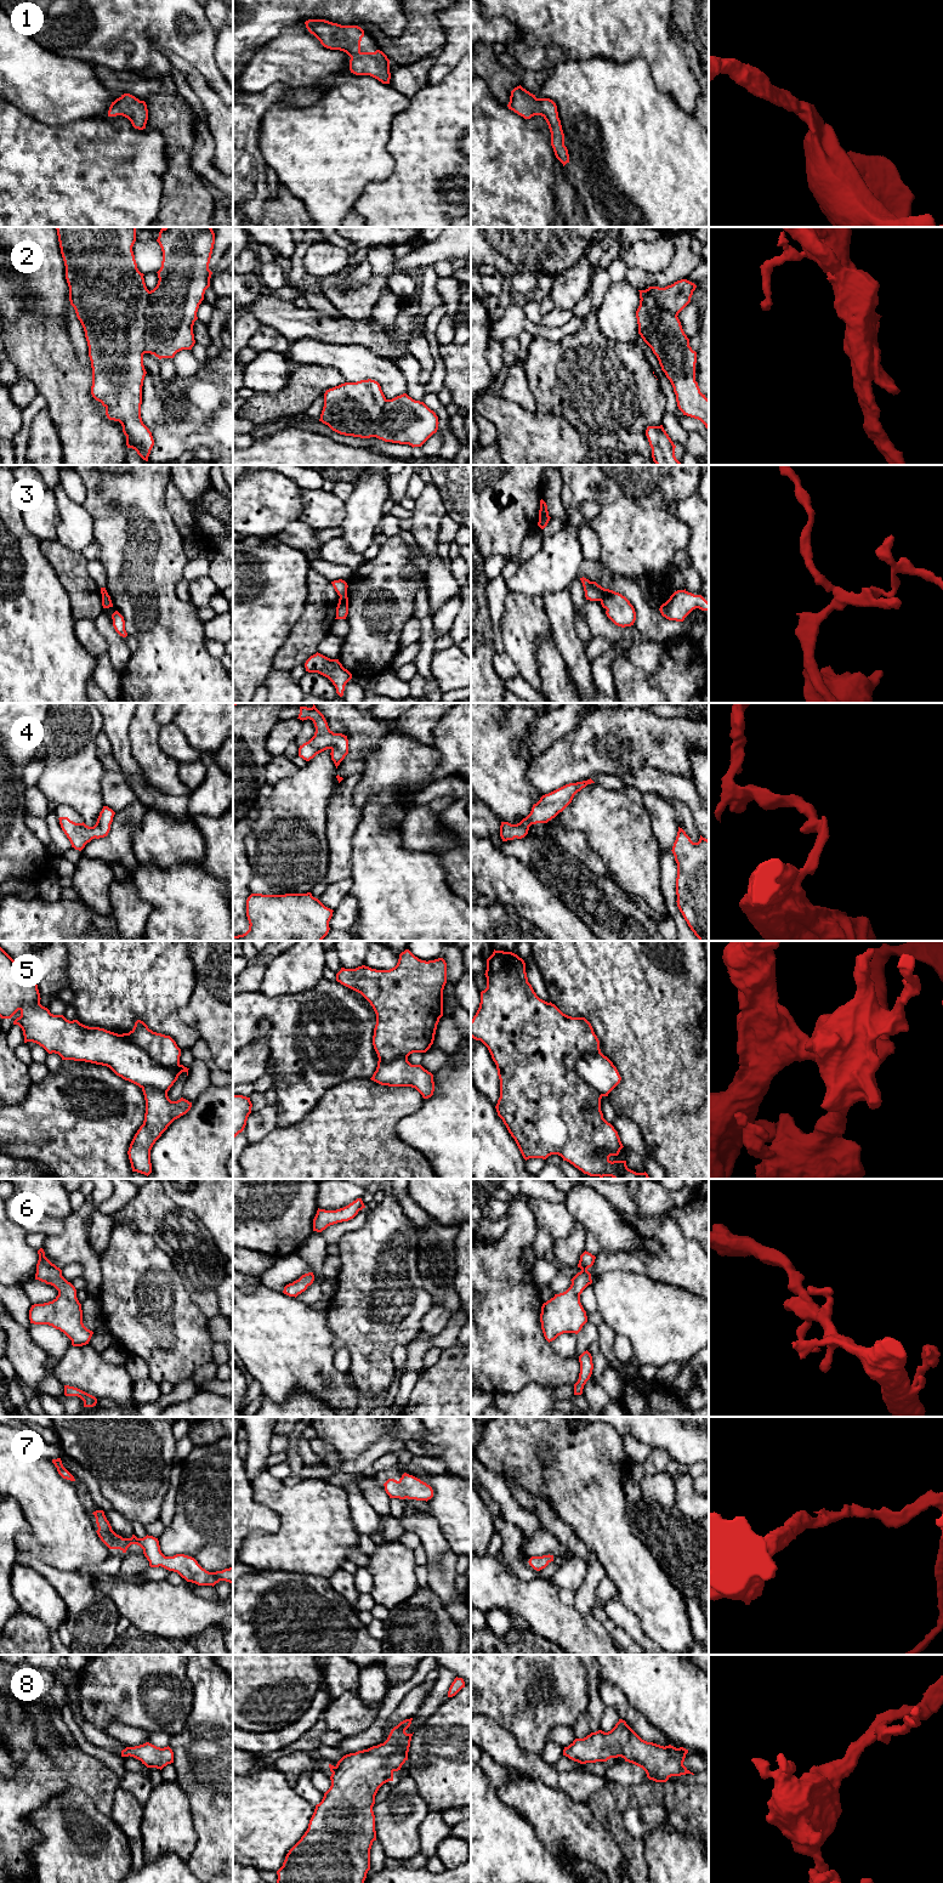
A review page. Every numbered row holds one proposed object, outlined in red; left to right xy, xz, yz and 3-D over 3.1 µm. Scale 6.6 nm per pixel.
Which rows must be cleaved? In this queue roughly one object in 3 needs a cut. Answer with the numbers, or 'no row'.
2, 3, 5

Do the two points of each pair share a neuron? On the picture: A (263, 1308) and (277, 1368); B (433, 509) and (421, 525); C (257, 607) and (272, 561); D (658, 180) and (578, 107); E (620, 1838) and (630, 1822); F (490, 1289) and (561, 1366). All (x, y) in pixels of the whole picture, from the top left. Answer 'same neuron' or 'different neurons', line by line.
A: same neuron
B: same neuron
C: same neuron
D: same neuron
E: different neurons
F: same neuron

